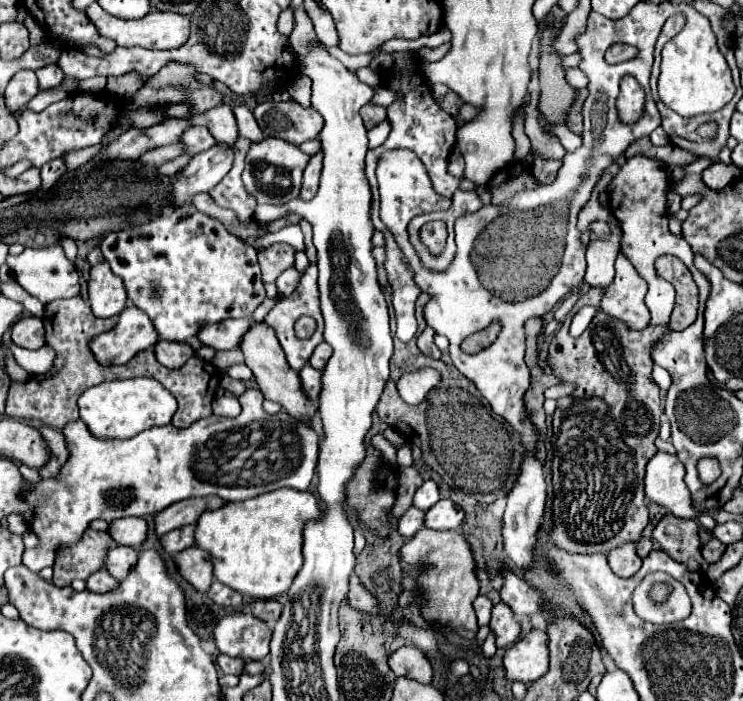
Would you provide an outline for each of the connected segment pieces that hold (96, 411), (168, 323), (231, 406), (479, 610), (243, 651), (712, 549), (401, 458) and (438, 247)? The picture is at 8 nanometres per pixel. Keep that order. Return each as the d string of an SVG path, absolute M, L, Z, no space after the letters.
M155 379L107 381L83 391L77 405L81 419L85 421L91 435L95 435L97 439L131 439L153 425L171 423L171 417L177 409L175 397Z
M193 205L163 213L147 225L109 233L101 241L101 251L111 271L123 279L129 303L147 313L159 337L167 341L185 341L197 335L203 321L217 323L229 317L251 317L265 299L257 251L249 243L231 235L221 221L199 213Z
M227 393L227 395L221 395L213 401L213 413L215 415L225 415L225 417L235 417L235 415L241 413L241 405L239 405L235 395Z
M479 595L473 601L473 609L475 609L475 615L477 615L479 627L483 627L483 625L489 623L489 619L491 619L491 607L493 607L493 603L485 595Z
M227 615L215 627L215 645L219 653L247 661L263 661L269 655L271 629L253 615Z
M711 539L703 549L701 549L703 557L707 563L715 563L721 559L721 555L725 553L725 545L719 539Z
M405 443L401 448L399 448L396 455L399 467L410 467L414 462L409 443Z
M431 221L421 227L421 241L431 253L443 253L447 241L447 227L444 221Z

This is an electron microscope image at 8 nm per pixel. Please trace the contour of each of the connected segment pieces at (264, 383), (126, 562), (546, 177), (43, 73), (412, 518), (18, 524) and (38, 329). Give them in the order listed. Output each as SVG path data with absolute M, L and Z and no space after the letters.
M255 321L255 327L251 327L251 331L247 331L247 335L243 335L239 349L245 355L245 365L253 371L253 377L261 389L261 393L265 395L265 399L273 399L277 403L283 405L283 411L287 411L289 415L309 421L315 415L315 407L307 407L305 405L305 393L301 391L301 383L299 383L299 375L295 371L291 371L291 367L287 367L287 361L283 359L283 349L279 347L279 339L275 339L275 331L271 331L271 327L263 327L263 323Z
M115 547L107 553L105 569L109 571L111 577L123 581L129 575L129 571L133 569L133 565L137 563L137 559L139 559L137 549L133 549L133 547Z
M545 159L535 161L533 177L535 177L537 185L549 185L555 179L559 167L561 167L561 161L545 161Z
M49 65L49 67L41 67L37 71L37 79L39 79L39 87L41 89L53 89L53 87L61 85L65 75L57 65Z
M409 507L403 517L399 519L399 525L397 525L397 531L401 537L413 537L421 527L423 527L423 511L415 509L415 507Z
M11 513L11 515L7 517L7 523L9 523L11 531L17 533L17 535L23 535L25 529L27 529L27 523L25 523L25 519L23 519L19 513Z
M33 315L21 317L19 321L13 323L11 333L13 333L15 345L23 349L41 349L45 345L45 329L39 317L33 317Z

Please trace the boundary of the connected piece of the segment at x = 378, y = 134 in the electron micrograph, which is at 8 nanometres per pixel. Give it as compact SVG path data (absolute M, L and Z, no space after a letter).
M387 119L381 122L377 127L368 131L368 147L370 149L376 148L384 143L391 131L390 123Z

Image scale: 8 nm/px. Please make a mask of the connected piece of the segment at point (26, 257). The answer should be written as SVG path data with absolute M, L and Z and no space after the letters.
M51 245L51 247L43 247L43 249L25 249L17 257L9 255L7 257L7 265L15 273L17 283L21 283L21 287L29 295L33 295L44 305L49 303L49 301L71 299L71 297L79 295L79 275L77 275L77 269L65 257L61 245Z

